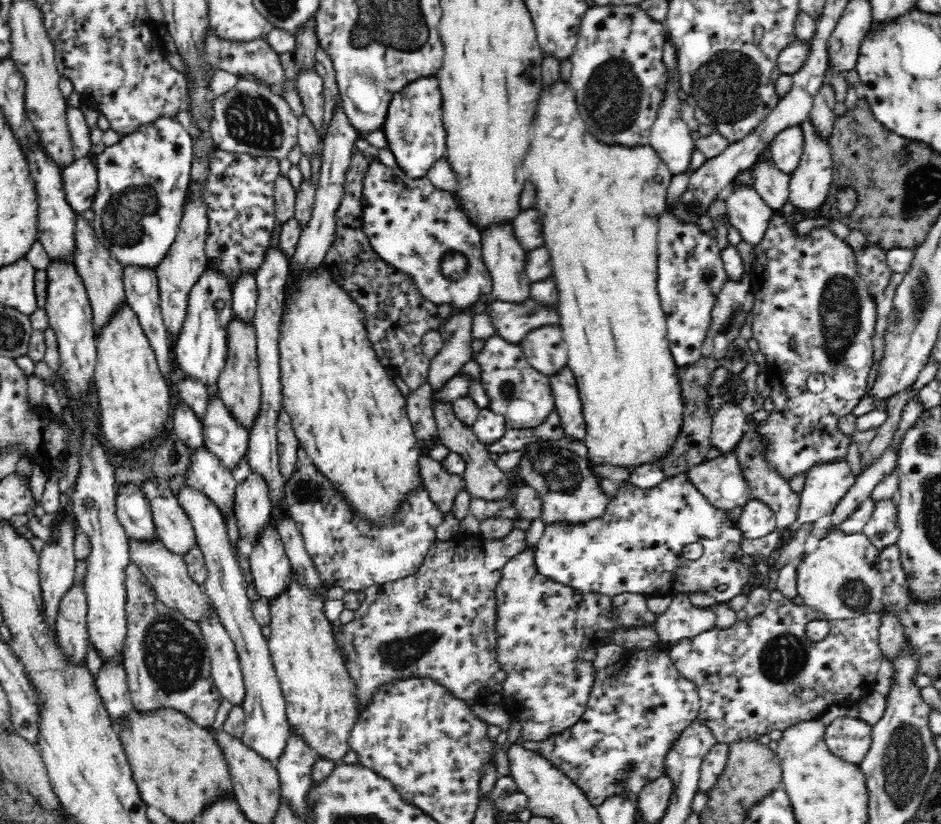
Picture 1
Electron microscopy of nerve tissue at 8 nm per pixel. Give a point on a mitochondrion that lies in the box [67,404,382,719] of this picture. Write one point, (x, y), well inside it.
(173, 656)

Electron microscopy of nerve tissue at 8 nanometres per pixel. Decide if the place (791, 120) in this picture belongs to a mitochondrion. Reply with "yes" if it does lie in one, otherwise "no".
no

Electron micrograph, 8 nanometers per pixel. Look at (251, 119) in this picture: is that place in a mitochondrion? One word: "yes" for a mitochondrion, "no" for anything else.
yes

